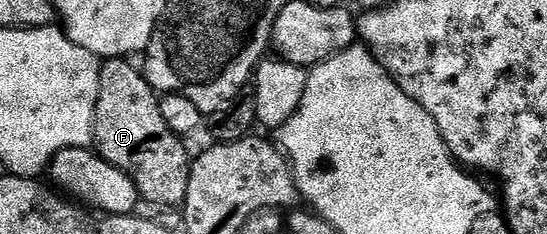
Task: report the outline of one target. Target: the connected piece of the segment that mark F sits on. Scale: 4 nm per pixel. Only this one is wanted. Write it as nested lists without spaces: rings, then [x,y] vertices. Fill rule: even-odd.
[[[128,58],[102,62],[92,146],[103,161],[115,165],[135,181],[138,196],[144,202],[154,203],[159,209],[180,208],[187,197],[191,154],[185,148],[186,140],[167,129],[163,113],[159,113],[158,92],[129,63],[132,62]]]

